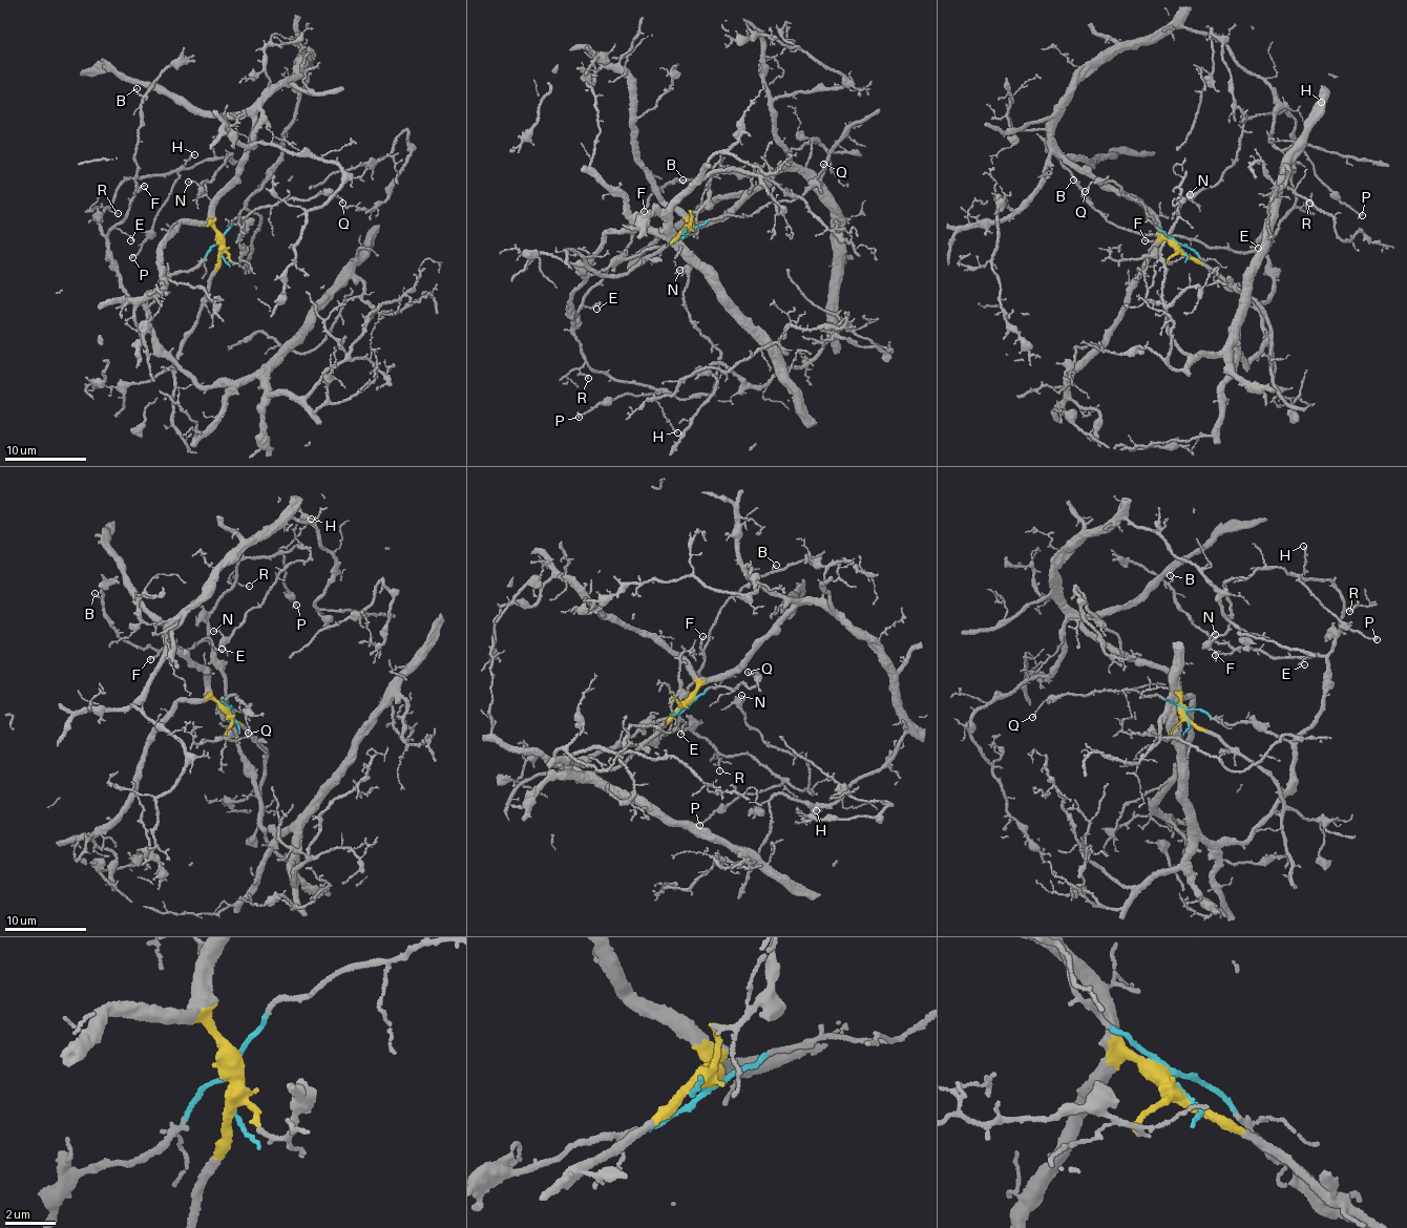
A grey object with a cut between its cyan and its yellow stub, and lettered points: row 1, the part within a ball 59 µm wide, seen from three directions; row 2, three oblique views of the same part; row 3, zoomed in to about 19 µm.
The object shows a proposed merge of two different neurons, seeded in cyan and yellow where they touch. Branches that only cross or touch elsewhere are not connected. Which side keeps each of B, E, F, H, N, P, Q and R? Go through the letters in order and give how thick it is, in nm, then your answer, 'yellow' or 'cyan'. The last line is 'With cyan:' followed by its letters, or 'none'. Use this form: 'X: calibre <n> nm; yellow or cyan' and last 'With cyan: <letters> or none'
B: calibre 100 nm; cyan
E: calibre 120 nm; cyan
F: calibre 130 nm; cyan
H: calibre 130 nm; cyan
N: calibre 130 nm; cyan
P: calibre 190 nm; cyan
Q: calibre 110 nm; cyan
R: calibre 100 nm; cyan
With cyan: B, E, F, H, N, P, Q, R

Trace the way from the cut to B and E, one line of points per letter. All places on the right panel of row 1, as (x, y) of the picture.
B: (1178, 248), (1191, 250), (1254, 308), (1273, 291), (1266, 257), (1260, 252), (1117, 228), (1072, 178)
E: (1178, 248), (1191, 250), (1254, 308), (1267, 299), (1273, 288), (1272, 273), (1253, 244), (1252, 247), (1259, 247)

